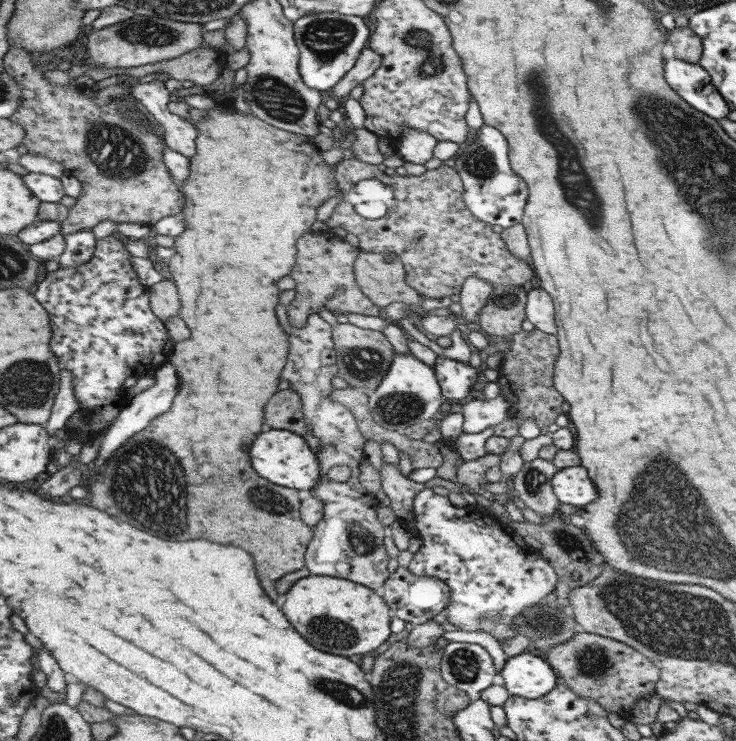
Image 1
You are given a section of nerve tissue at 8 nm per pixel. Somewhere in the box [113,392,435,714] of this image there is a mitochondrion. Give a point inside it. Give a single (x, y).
(335, 633)

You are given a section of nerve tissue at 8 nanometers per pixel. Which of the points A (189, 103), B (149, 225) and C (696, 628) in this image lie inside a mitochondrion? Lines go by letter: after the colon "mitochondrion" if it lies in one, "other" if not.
A: other
B: other
C: mitochondrion

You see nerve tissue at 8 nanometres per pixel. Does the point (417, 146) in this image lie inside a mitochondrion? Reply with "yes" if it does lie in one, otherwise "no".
no

